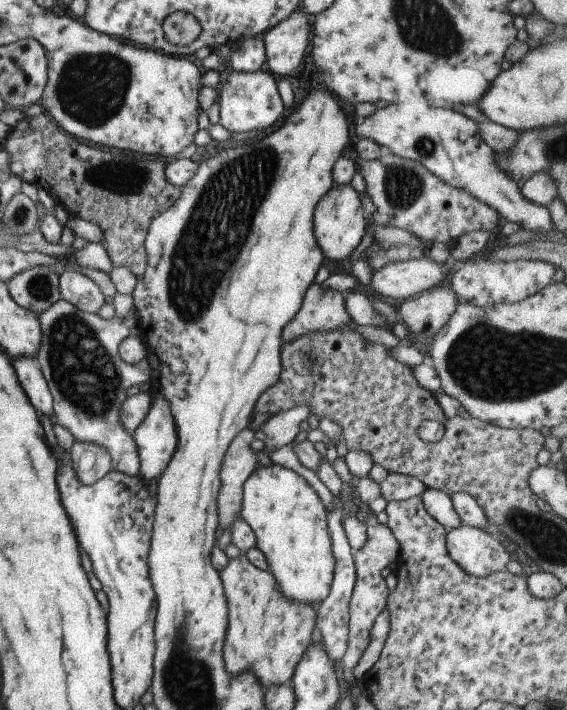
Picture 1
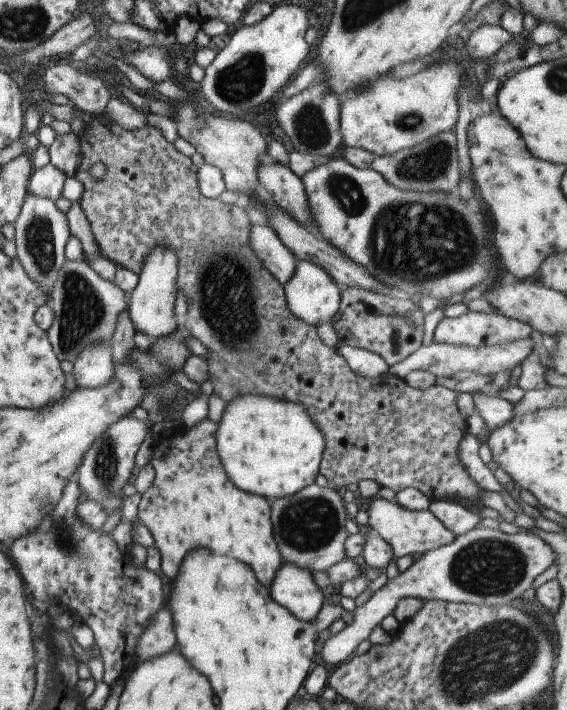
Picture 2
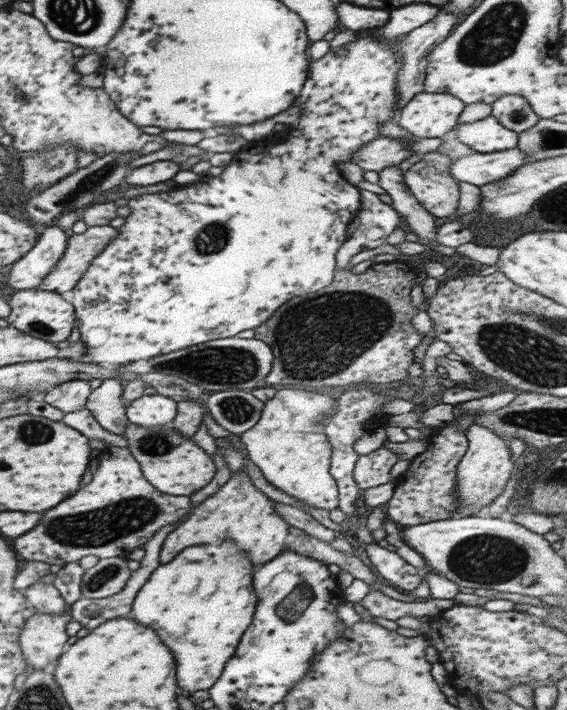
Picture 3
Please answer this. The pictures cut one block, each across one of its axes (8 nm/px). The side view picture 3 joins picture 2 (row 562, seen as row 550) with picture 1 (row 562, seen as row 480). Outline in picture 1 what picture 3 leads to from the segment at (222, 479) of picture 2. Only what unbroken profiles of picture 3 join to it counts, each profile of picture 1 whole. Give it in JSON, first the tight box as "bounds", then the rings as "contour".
{"bounds":[219,552,316,686],"contour":[[[242,552],[239,557],[230,559],[228,566],[219,571],[224,592],[228,598],[228,632],[224,638],[224,660],[226,670],[236,676],[242,670],[252,670],[262,686],[278,686],[290,684],[291,678],[302,660],[306,648],[312,644],[312,634],[316,628],[316,607],[306,606],[302,602],[288,600],[270,571],[258,569]]]}

